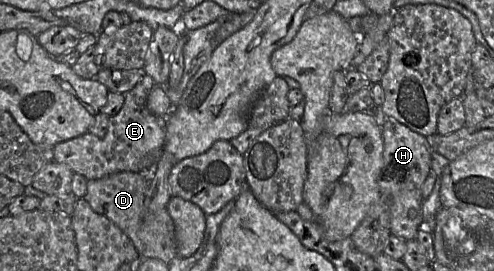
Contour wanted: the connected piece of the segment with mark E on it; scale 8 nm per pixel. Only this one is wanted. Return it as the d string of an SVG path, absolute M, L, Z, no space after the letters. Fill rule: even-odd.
M143 74L137 84L124 94L124 104L116 115L110 117L104 137L87 132L57 143L52 147L53 161L67 165L87 180L121 171L145 174L147 170L153 170L155 174L157 162L164 151L166 116L154 115L147 107L147 97L154 86L153 78Z

